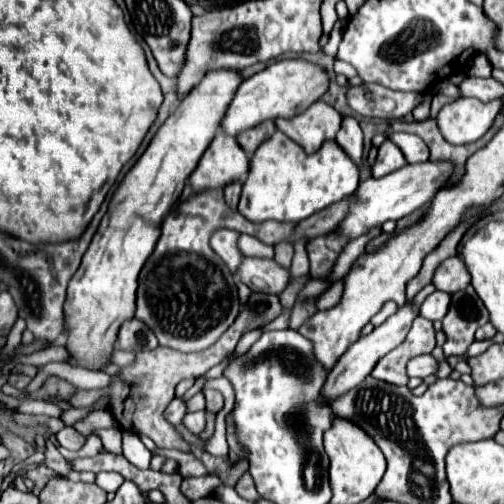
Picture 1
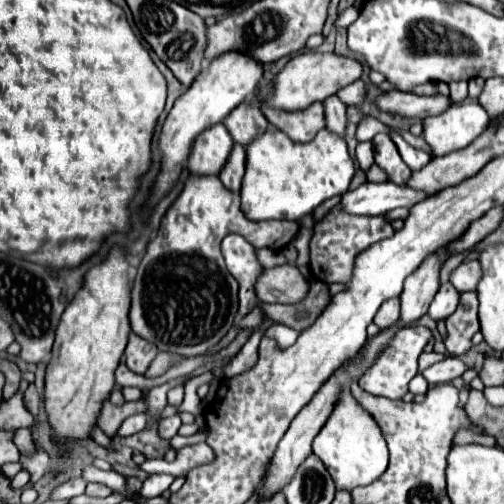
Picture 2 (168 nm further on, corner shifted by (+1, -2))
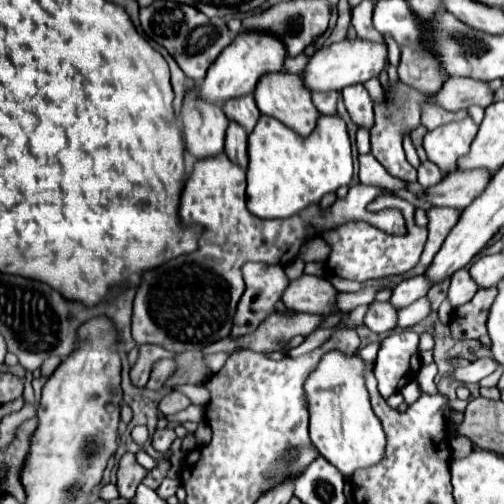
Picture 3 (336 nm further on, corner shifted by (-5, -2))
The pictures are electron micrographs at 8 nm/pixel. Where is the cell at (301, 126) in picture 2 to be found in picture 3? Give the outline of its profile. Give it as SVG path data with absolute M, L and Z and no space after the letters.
M284 72L264 74L264 78L260 78L260 82L254 90L254 100L262 114L280 120L282 124L286 124L300 136L310 136L310 132L316 128L316 122L320 118L320 112L312 104L308 90L304 90L300 76L296 76L296 74L284 74Z

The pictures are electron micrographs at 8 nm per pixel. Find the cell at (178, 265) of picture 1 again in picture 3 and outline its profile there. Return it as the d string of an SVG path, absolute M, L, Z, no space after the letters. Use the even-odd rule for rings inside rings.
M220 154L216 158L206 158L198 160L194 164L194 170L190 178L184 184L182 198L180 198L180 222L184 228L190 228L198 224L202 228L202 234L198 238L198 250L192 254L178 256L158 268L152 268L142 274L140 286L136 288L136 298L134 298L134 314L132 314L132 338L136 344L158 344L170 352L188 352L188 350L202 350L204 346L218 342L232 332L232 322L236 314L236 306L240 302L240 296L244 292L244 280L240 276L240 266L244 262L266 262L266 264L288 264L296 258L300 246L304 244L306 236L316 236L322 232L322 228L334 228L340 226L348 220L360 220L366 216L366 206L380 194L394 194L400 196L414 206L425 205L425 210L432 207L431 204L420 200L414 193L408 190L386 190L380 186L366 186L366 184L356 184L350 186L350 192L346 198L336 200L326 212L322 212L318 206L310 206L308 210L292 216L292 218L282 218L282 220L262 220L256 218L254 214L248 212L246 208L246 172L240 170L240 166L232 164L226 154ZM314 222L314 224L312 224ZM294 248L294 256L288 258L286 254Z

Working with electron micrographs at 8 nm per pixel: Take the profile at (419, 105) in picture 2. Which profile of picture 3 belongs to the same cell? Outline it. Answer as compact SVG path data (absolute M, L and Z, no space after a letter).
M448 78L440 92L434 94L434 104L450 112L458 112L472 104L486 108L488 104L492 104L492 90L478 80Z

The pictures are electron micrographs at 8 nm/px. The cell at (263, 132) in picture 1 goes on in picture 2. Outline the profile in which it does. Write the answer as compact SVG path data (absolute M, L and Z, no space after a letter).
M242 102L240 106L236 106L222 120L222 124L228 128L234 142L238 142L242 146L248 146L258 134L262 134L268 128L268 120L262 114L262 110L254 104L250 106L248 102Z

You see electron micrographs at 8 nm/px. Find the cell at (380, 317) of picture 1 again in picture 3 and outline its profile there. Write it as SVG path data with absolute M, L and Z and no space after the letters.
M420 298L410 306L396 310L396 314L398 314L398 322L396 322L398 328L412 328L414 324L418 324L430 314L430 302L428 298Z

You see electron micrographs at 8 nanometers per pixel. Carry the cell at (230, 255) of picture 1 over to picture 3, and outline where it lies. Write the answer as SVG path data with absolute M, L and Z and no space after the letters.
M248 262L242 266L246 290L240 298L232 336L242 336L258 328L258 324L276 310L276 302L288 286L282 266Z

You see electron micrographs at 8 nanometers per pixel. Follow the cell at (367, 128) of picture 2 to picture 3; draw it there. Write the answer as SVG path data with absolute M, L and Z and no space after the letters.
M358 128L356 133L356 147L360 154L370 153L370 128Z

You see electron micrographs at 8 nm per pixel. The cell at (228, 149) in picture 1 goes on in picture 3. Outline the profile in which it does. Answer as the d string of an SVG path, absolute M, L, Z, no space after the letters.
M188 92L182 114L186 150L198 160L220 156L224 152L224 138L230 124L228 118L224 118L222 108L198 100L196 92Z

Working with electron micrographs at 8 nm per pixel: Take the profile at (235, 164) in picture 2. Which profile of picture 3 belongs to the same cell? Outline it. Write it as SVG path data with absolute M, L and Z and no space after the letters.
M230 122L226 132L226 156L234 164L248 168L248 134L236 122Z

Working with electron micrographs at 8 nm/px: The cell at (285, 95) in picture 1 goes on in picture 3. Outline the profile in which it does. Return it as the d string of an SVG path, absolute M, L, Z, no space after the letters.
M370 40L336 42L332 46L326 46L314 52L314 56L308 60L302 72L302 84L310 92L330 92L330 90L342 90L344 86L352 86L352 84L362 84L380 74L380 70L384 68L386 56L388 56L386 46L374 44Z

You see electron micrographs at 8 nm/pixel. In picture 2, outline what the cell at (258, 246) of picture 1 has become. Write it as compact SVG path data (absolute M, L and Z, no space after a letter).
M262 248L262 250L256 250L258 254L258 260L264 268L274 268L274 266L280 266L280 264L286 264L286 258L282 252L274 252L270 248Z

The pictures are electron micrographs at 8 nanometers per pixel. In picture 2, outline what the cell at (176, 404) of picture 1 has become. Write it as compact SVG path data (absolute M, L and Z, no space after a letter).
M172 416L172 418L166 418L166 420L160 420L158 422L158 436L164 438L164 440L170 440L172 436L176 436L178 428L180 428L180 416Z

